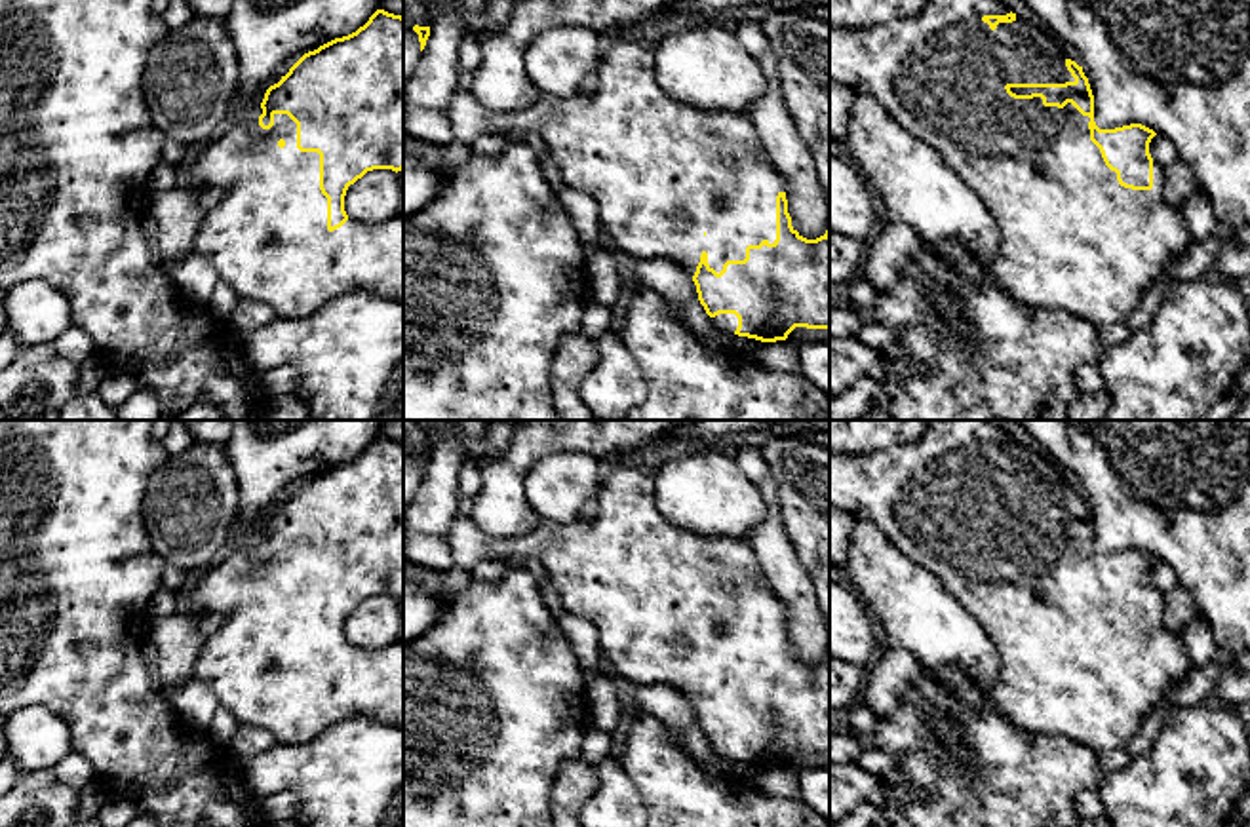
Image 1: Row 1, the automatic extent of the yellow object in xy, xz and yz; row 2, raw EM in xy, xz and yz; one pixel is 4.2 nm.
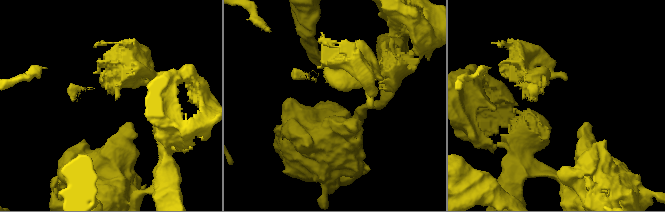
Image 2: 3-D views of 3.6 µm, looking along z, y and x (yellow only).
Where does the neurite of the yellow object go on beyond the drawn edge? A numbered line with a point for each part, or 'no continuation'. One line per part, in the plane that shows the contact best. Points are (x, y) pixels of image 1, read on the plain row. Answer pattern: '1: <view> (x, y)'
1: yz (1072, 664)

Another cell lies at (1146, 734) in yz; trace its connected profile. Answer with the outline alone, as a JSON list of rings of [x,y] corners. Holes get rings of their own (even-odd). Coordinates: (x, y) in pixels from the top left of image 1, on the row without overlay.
[[[1157,705],[1142,722],[1136,736],[1124,745],[1130,759],[1147,753],[1174,705]]]

